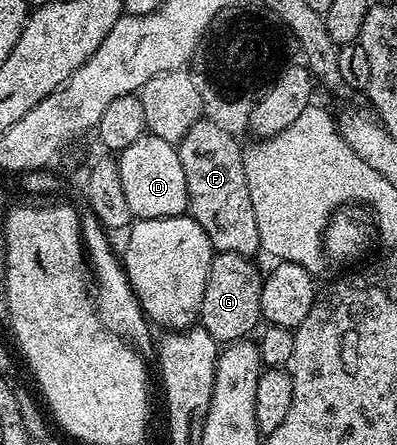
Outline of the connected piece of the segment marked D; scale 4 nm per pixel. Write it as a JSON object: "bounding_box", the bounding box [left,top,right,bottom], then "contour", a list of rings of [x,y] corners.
{"bounding_box":[118,133,187,220],"contour":[[[146,133],[134,141],[134,145],[119,152],[118,162],[122,173],[122,190],[126,192],[126,202],[136,219],[166,220],[187,212],[186,173],[182,173],[177,144]]]}

